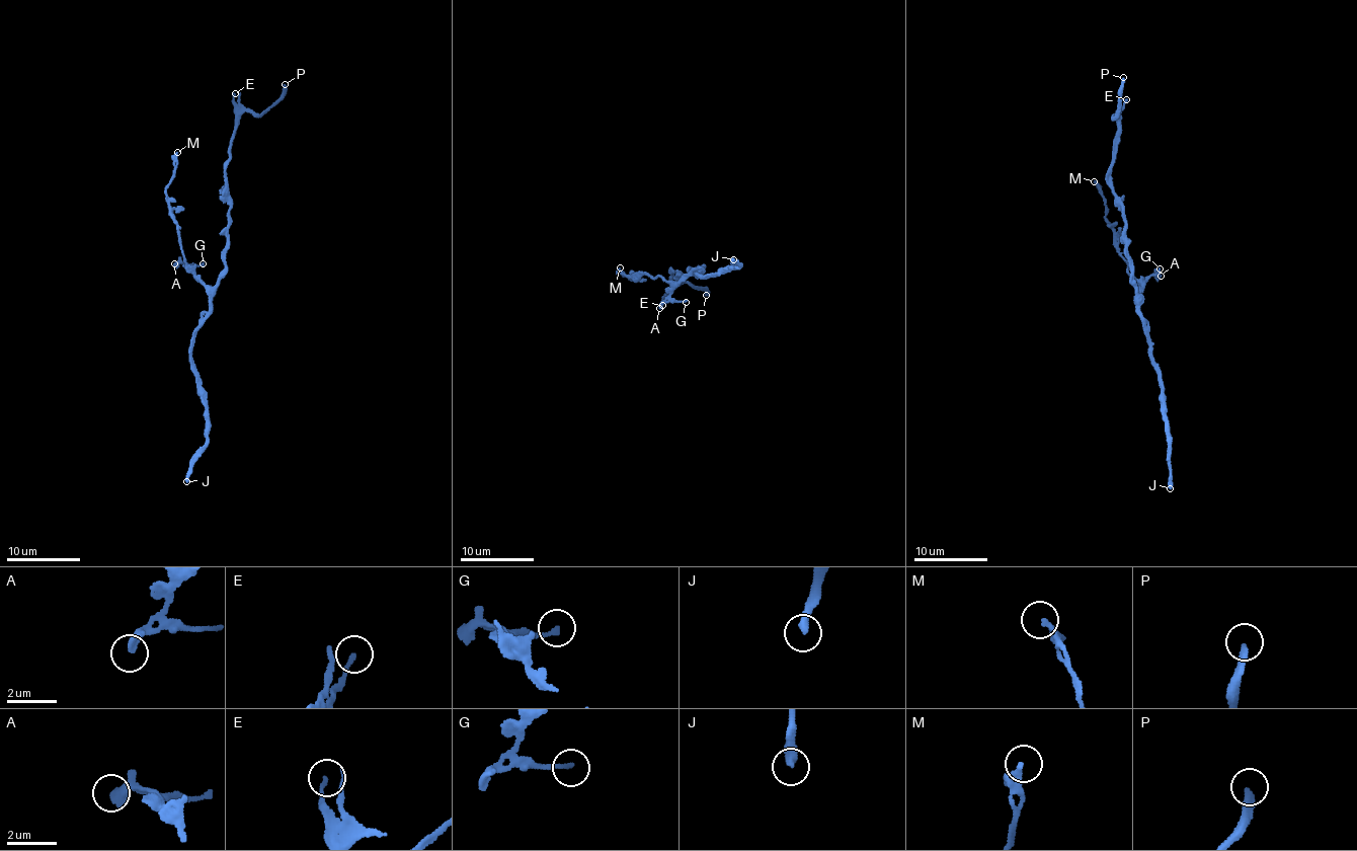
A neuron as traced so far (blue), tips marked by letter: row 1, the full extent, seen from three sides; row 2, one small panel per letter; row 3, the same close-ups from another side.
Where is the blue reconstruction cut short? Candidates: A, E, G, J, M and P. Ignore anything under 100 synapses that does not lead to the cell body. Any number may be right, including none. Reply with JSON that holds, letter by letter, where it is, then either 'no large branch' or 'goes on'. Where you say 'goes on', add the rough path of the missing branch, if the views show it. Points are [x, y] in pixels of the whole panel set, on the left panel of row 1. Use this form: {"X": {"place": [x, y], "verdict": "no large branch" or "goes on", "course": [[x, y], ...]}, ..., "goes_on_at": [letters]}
{"A": {"place": [174, 263], "verdict": "no large branch"}, "E": {"place": [235, 93], "verdict": "no large branch"}, "G": {"place": [203, 263], "verdict": "no large branch"}, "J": {"place": [186, 481], "verdict": "no large branch"}, "M": {"place": [177, 152], "verdict": "no large branch"}, "P": {"place": [285, 84], "verdict": "goes on"}, "goes_on_at": ["P"]}

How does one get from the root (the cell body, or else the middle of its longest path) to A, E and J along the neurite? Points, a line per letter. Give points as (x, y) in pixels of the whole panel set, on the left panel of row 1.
A: (223, 271), (219, 282), (207, 286), (188, 265), (181, 261), (174, 263)
E: (223, 271), (230, 206), (225, 182), (226, 160), (235, 129), (235, 93)
J: (223, 271), (212, 307), (191, 342), (193, 373), (205, 408), (206, 446), (186, 481)

